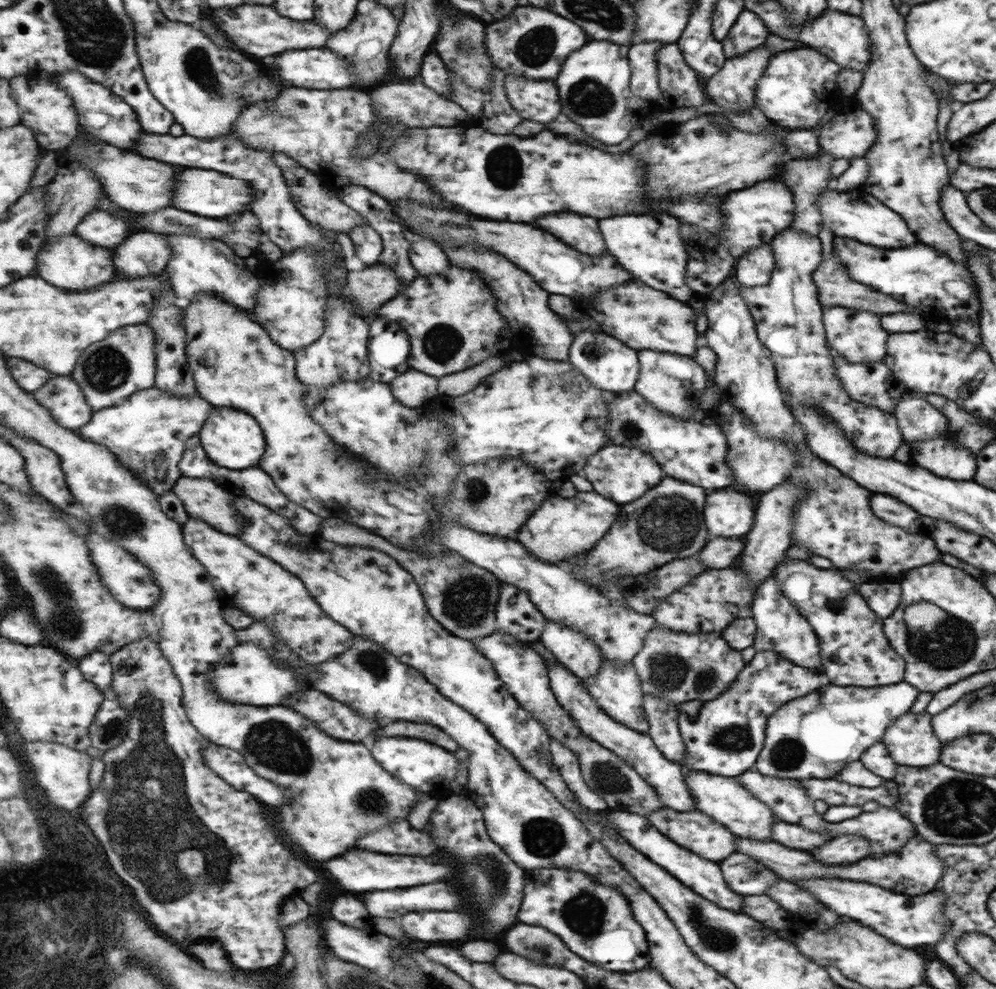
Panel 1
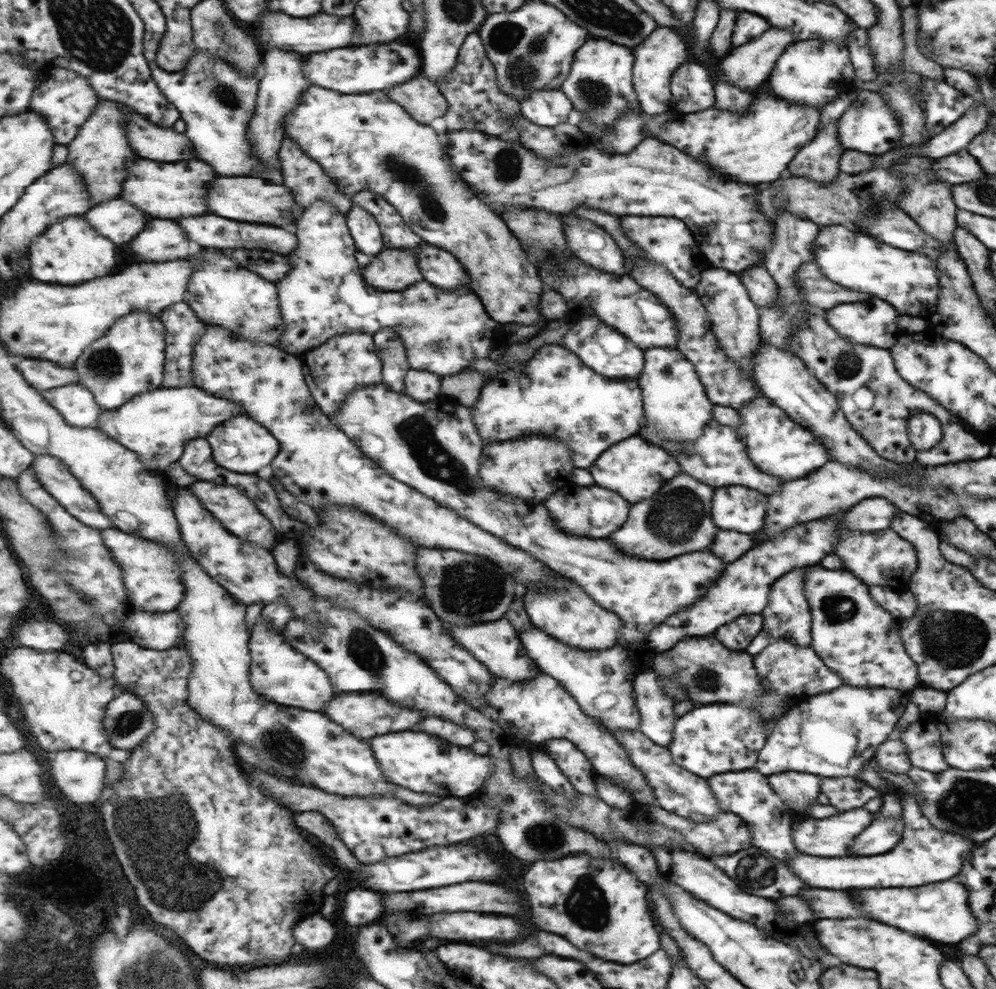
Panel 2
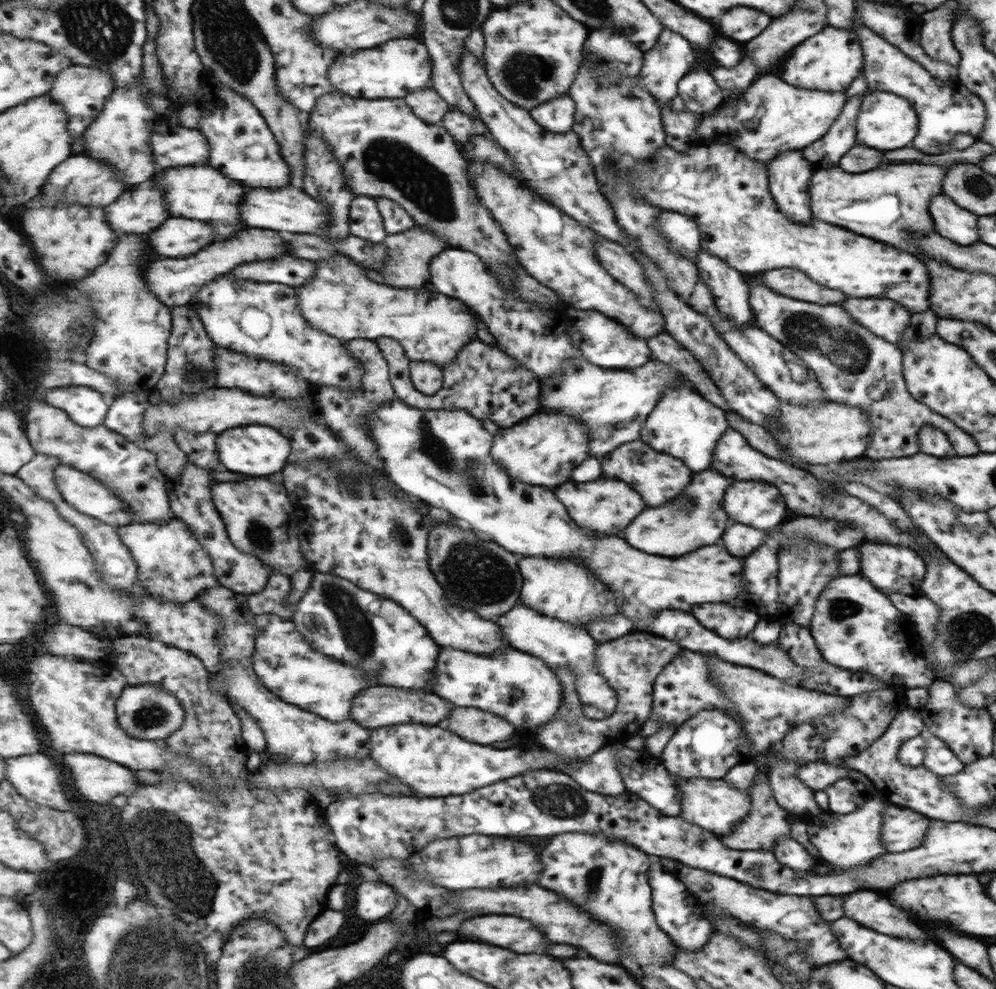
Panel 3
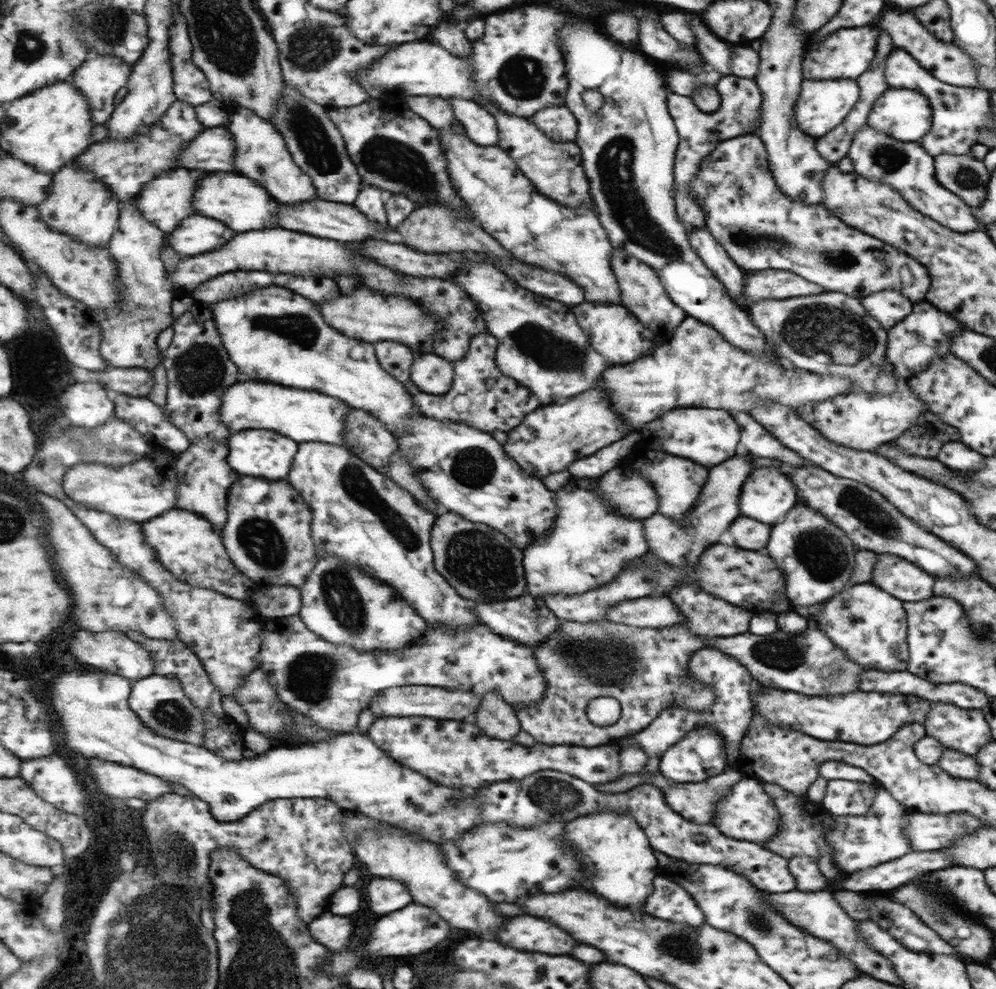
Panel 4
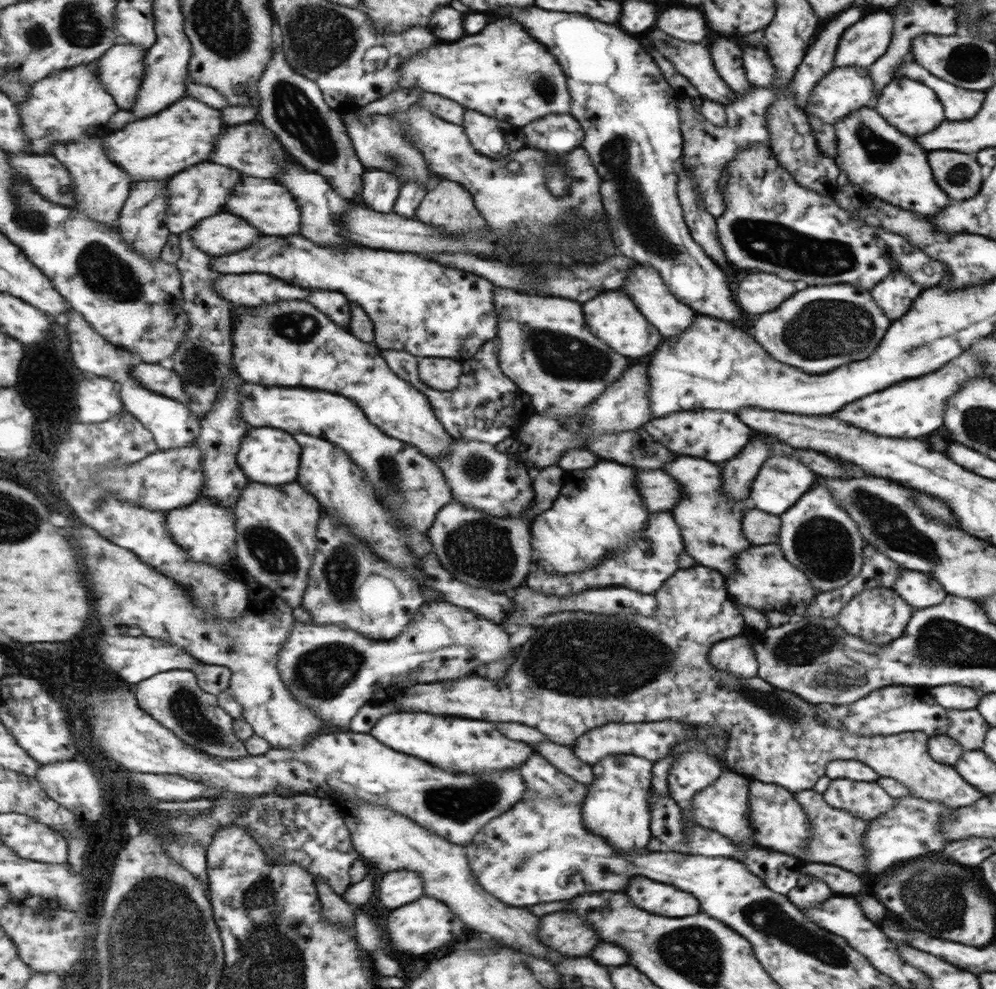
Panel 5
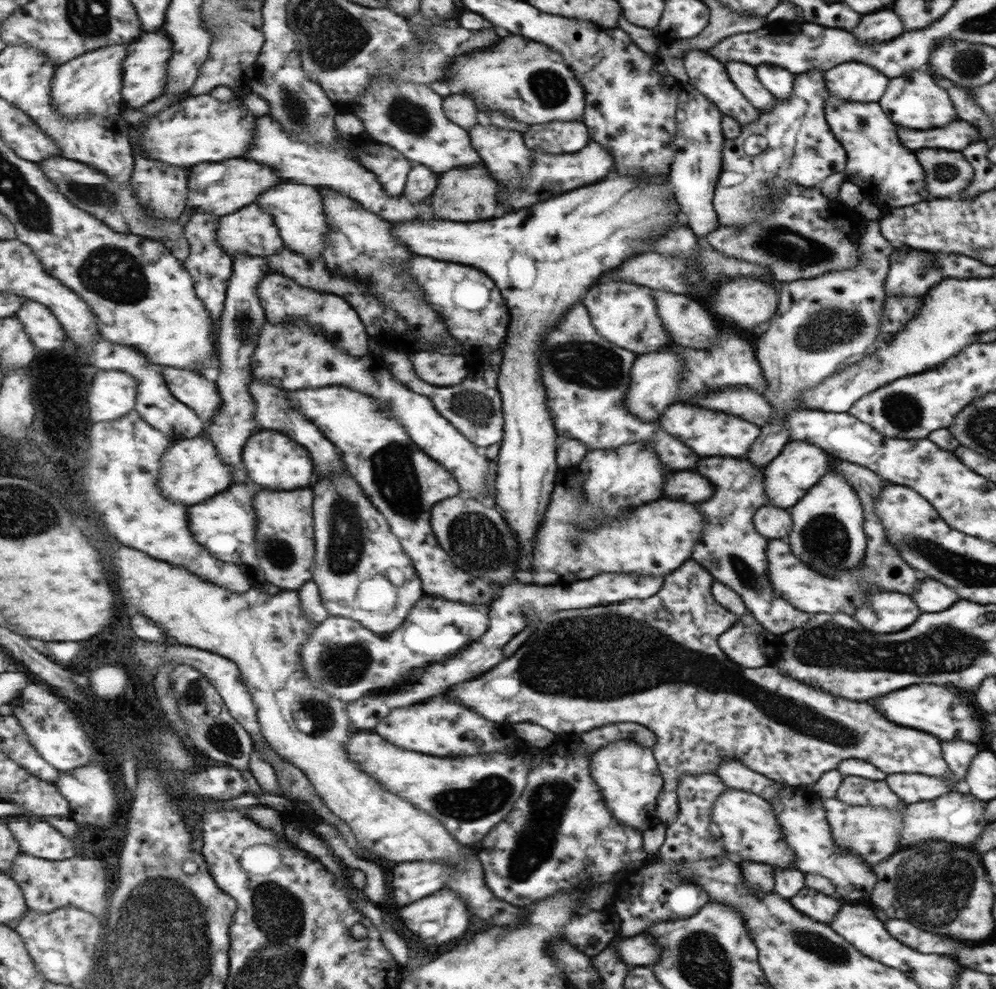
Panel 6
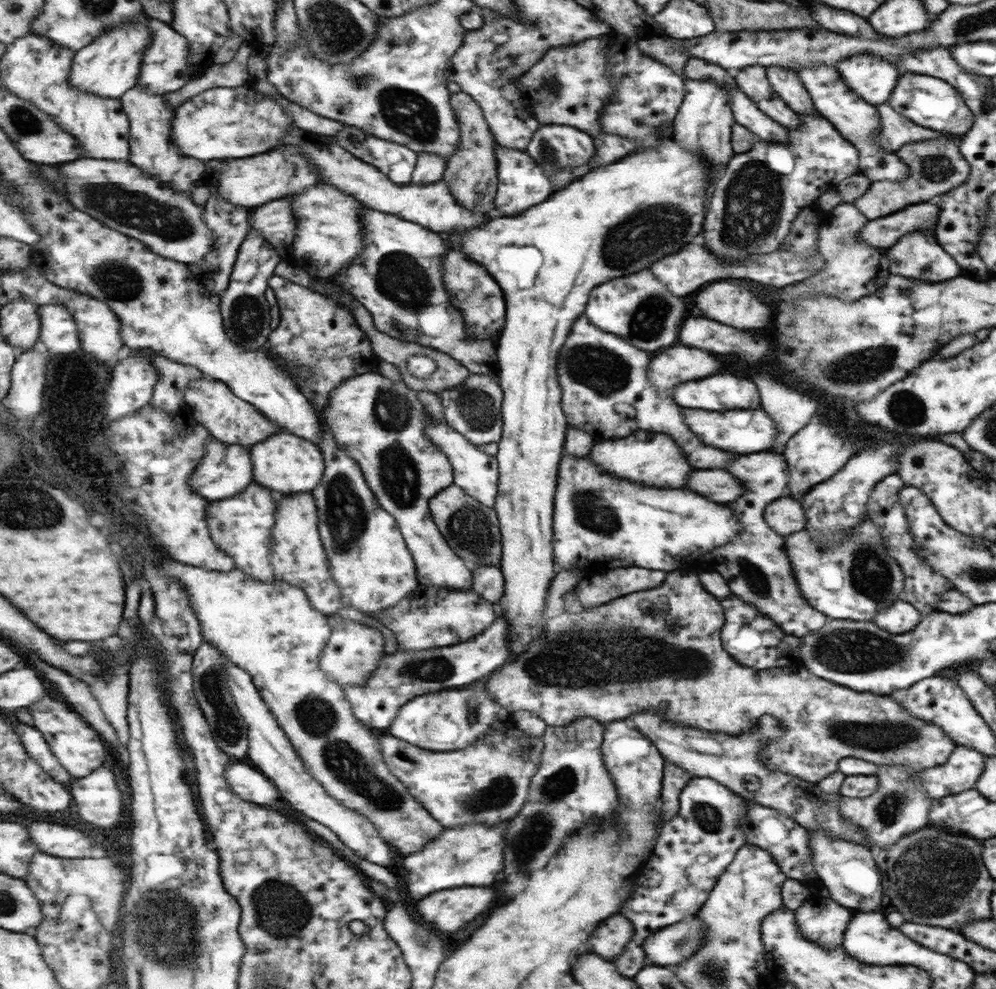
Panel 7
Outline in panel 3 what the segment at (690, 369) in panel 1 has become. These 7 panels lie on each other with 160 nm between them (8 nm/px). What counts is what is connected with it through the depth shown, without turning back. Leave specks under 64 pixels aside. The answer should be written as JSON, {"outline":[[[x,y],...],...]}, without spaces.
{"outline":[[[681,383],[667,387],[653,409],[641,427],[639,439],[648,446],[651,444],[651,448],[659,448],[659,452],[681,458],[683,464],[693,468],[691,471],[694,473],[709,469],[715,442],[729,429],[725,413],[699,396],[689,385]]]}

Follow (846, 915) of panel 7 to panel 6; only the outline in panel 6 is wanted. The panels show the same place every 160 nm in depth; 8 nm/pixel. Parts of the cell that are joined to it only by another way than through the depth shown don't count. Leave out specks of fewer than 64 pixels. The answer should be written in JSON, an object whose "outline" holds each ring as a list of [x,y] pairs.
{"outline":[[[805,886],[789,900],[790,904],[803,916],[811,917],[814,921],[831,924],[833,918],[842,907],[842,902],[836,897],[825,896],[821,892]]]}

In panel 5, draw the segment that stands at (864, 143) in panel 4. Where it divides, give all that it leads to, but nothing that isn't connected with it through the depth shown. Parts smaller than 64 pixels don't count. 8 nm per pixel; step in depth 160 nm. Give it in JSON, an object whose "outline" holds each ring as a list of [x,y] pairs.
{"outline":[[[863,106],[850,111],[848,116],[835,120],[833,127],[837,138],[837,155],[834,160],[838,169],[865,192],[898,209],[922,216],[933,216],[950,202],[934,176],[931,176],[927,166],[929,152],[915,138],[907,136],[879,116],[875,108]]]}

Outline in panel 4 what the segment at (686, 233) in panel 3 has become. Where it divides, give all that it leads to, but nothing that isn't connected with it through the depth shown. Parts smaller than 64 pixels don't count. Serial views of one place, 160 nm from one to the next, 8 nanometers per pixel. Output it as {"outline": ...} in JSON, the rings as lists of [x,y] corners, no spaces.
{"outline":[[[722,76],[715,85],[720,99],[719,106],[710,113],[703,112],[694,104],[690,96],[681,96],[679,93],[669,92],[667,107],[673,119],[673,127],[679,136],[678,148],[674,156],[674,204],[679,221],[684,225],[687,235],[692,228],[701,228],[705,225],[705,211],[698,204],[697,197],[689,191],[686,184],[691,184],[701,168],[702,160],[709,158],[717,145],[727,139],[734,139],[745,133],[755,132],[754,124],[759,118],[761,106],[761,89],[753,79],[735,76]]]}

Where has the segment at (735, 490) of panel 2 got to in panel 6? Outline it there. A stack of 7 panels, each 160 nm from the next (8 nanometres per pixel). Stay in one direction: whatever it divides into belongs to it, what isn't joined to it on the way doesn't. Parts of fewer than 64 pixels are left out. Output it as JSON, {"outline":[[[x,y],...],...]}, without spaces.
{"outline":[[[795,440],[789,442],[787,448],[775,457],[775,460],[764,465],[767,470],[765,476],[766,504],[777,508],[793,507],[827,471],[833,468],[833,457],[818,445],[811,444],[807,440]]]}

